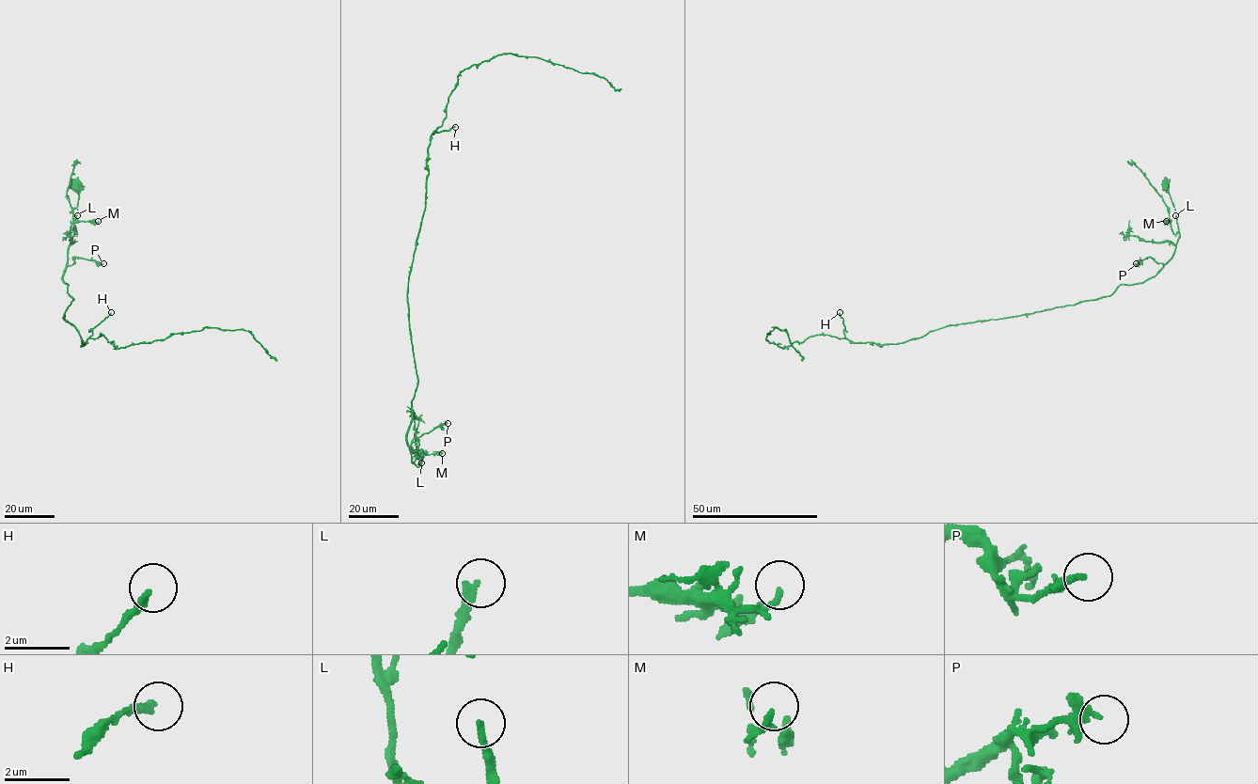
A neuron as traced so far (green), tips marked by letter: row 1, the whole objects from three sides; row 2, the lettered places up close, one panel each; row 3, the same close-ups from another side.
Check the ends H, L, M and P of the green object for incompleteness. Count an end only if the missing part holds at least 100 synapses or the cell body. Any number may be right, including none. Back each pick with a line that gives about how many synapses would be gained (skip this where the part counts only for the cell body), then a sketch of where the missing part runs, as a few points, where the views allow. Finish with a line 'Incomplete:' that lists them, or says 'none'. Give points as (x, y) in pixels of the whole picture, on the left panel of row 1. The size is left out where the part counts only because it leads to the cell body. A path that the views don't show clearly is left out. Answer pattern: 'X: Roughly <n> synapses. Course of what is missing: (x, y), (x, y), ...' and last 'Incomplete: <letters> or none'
H: Roughly 120 synapses. Course of what is missing: (111, 312), (133, 288), (138, 264), (127, 175), (140, 79)
Incomplete: H

